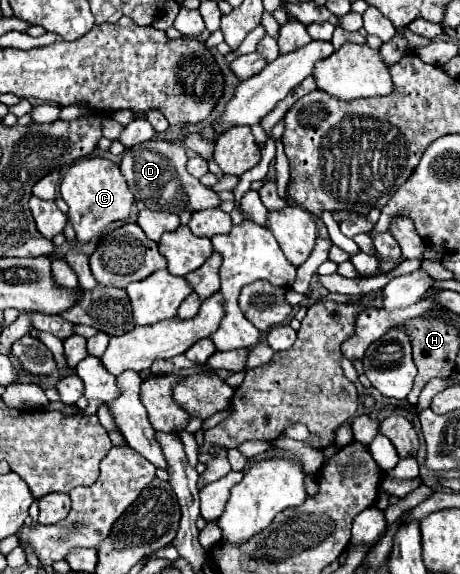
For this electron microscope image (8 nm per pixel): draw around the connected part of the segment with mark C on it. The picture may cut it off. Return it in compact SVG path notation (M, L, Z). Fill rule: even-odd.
M100 156L82 158L76 164L72 164L60 184L60 194L70 208L68 218L76 230L76 238L80 244L90 242L110 222L126 220L134 204L134 194L128 190L118 164Z

